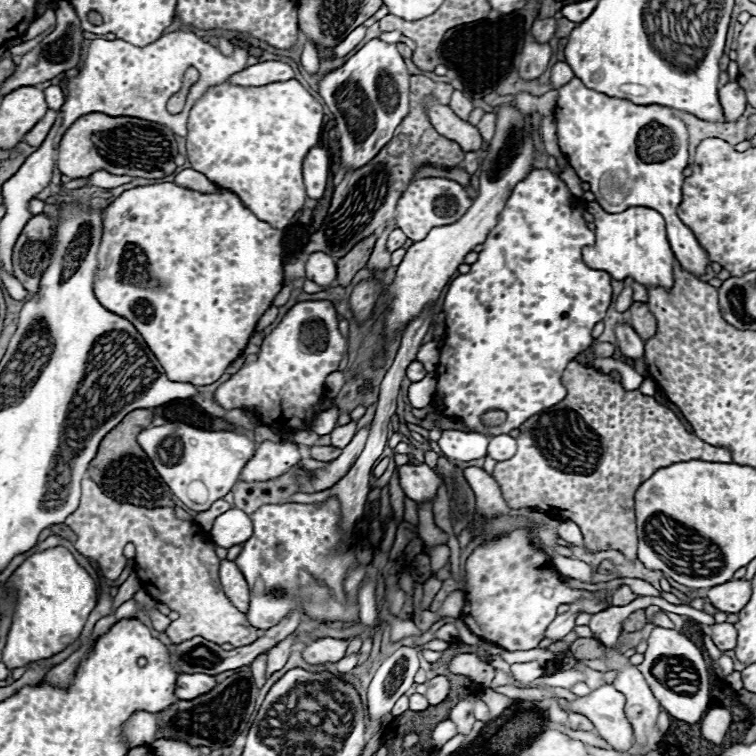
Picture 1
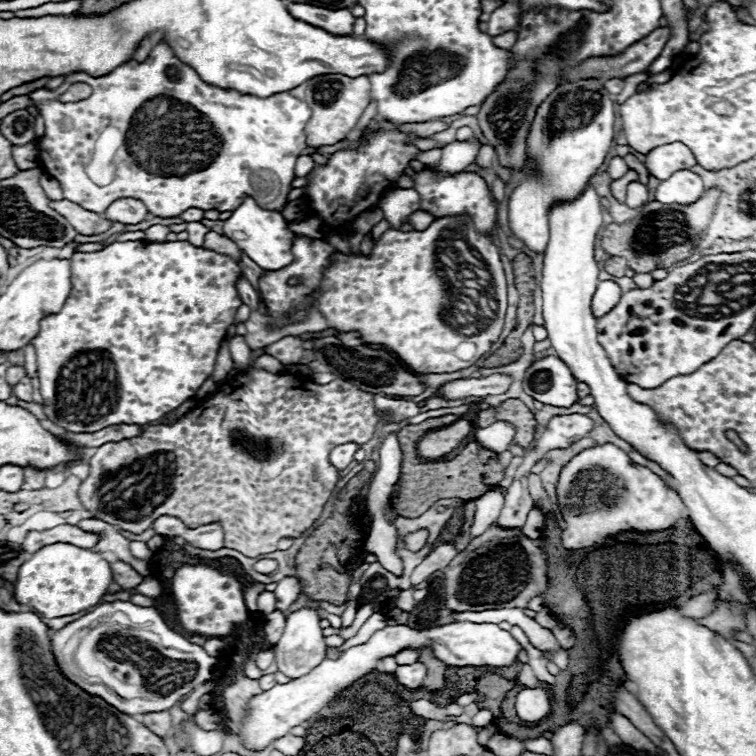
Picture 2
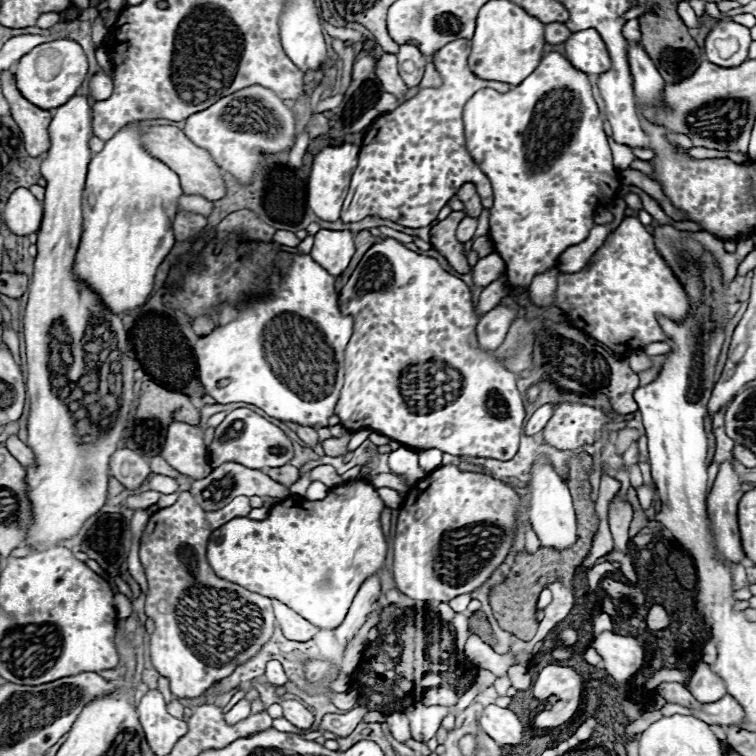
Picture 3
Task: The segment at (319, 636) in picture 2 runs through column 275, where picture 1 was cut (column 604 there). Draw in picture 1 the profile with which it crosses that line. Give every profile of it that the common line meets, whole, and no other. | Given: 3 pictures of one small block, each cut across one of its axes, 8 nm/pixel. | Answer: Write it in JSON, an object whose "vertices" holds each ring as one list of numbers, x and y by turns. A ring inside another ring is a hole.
{"vertices":[[604,648,606,650,606,664,616,672,616,678,614,678,614,688,618,688,618,692,624,694,626,698,626,706,624,706,624,712,626,712,626,718,630,720,630,724,634,726,634,736,636,736,636,744,640,744,644,748,644,754,656,750,664,738,664,734,660,732,660,728,656,726,656,720,658,720,658,714,660,714,660,704,658,700,652,696,644,676,640,674,640,670,636,666,626,666,628,664,628,658,622,656,620,650,616,648]]}

